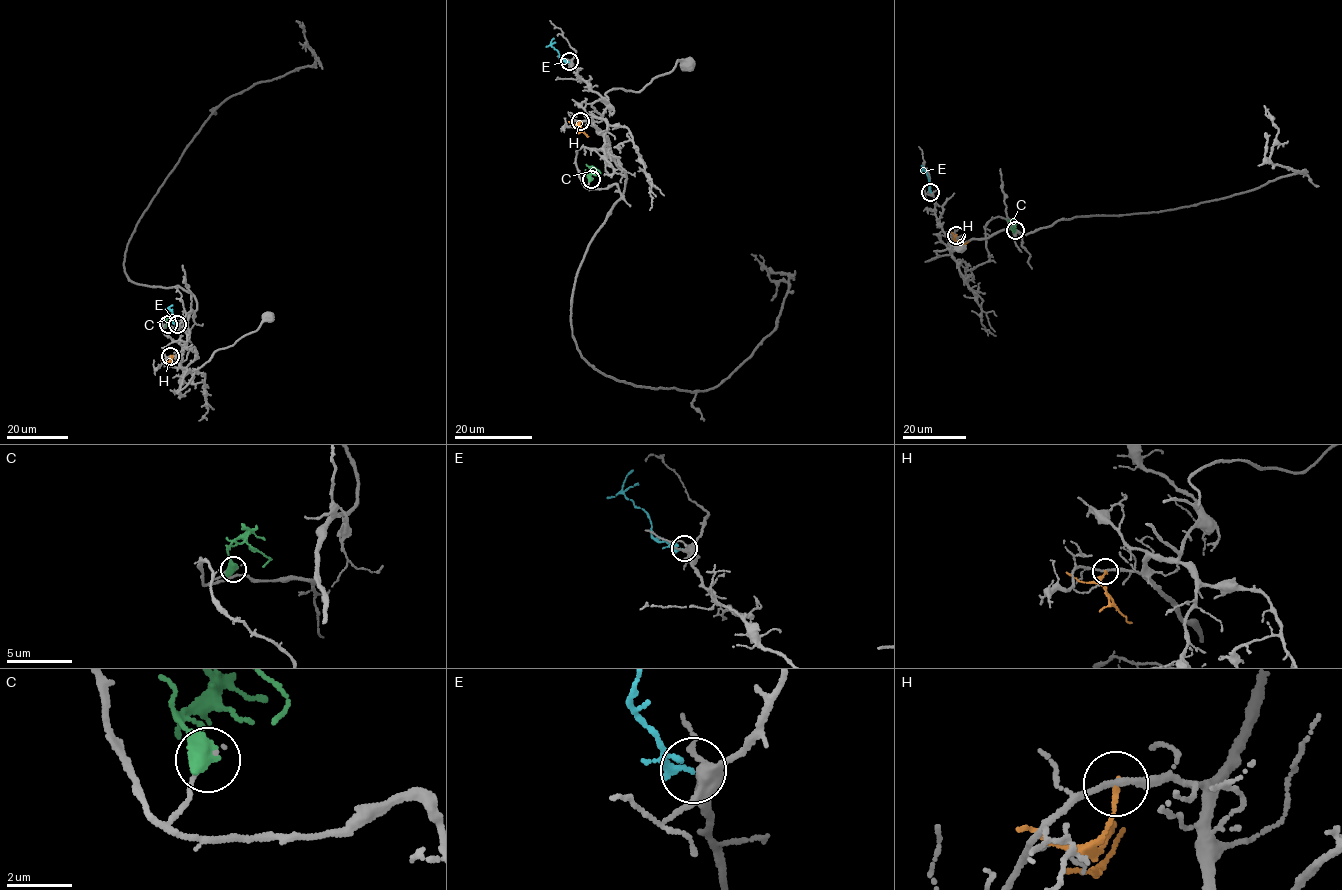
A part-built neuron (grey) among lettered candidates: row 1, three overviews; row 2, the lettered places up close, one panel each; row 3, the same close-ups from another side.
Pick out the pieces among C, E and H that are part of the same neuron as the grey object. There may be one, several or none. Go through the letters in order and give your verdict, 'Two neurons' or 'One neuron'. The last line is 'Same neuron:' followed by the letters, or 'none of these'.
C: Two neurons
E: Two neurons
H: Two neurons
Same neuron: none of these

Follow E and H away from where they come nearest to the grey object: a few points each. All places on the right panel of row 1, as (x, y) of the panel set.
E: (930, 192), (928, 175), (921, 165)
H: (956, 235), (954, 239), (957, 243), (968, 241)

